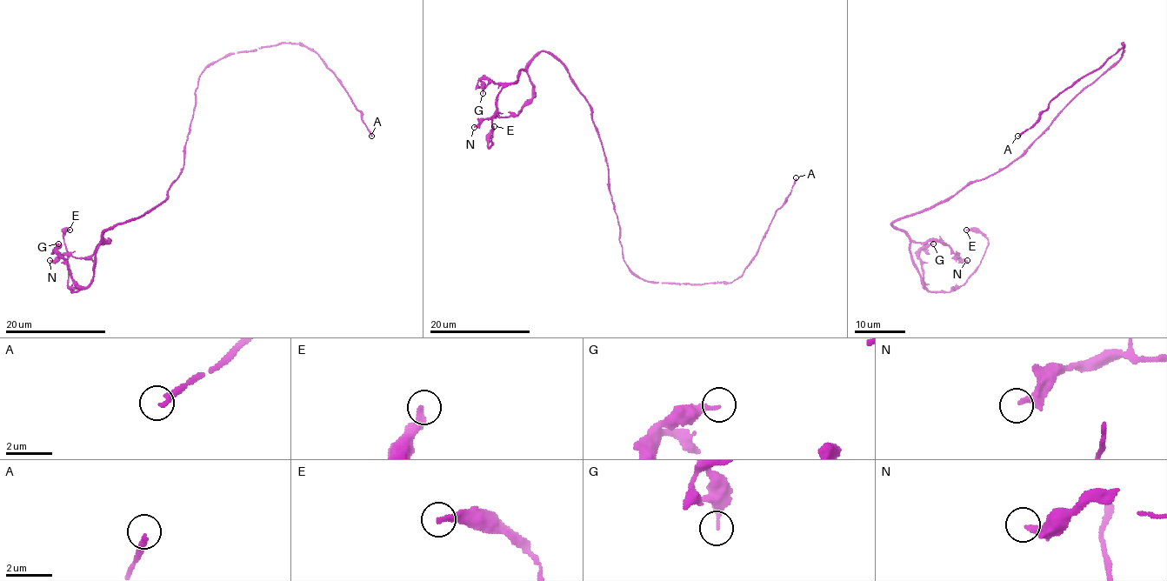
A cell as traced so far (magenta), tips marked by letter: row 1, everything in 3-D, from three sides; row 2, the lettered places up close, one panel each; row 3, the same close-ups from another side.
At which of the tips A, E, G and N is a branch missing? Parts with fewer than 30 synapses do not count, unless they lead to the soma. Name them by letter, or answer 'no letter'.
A

